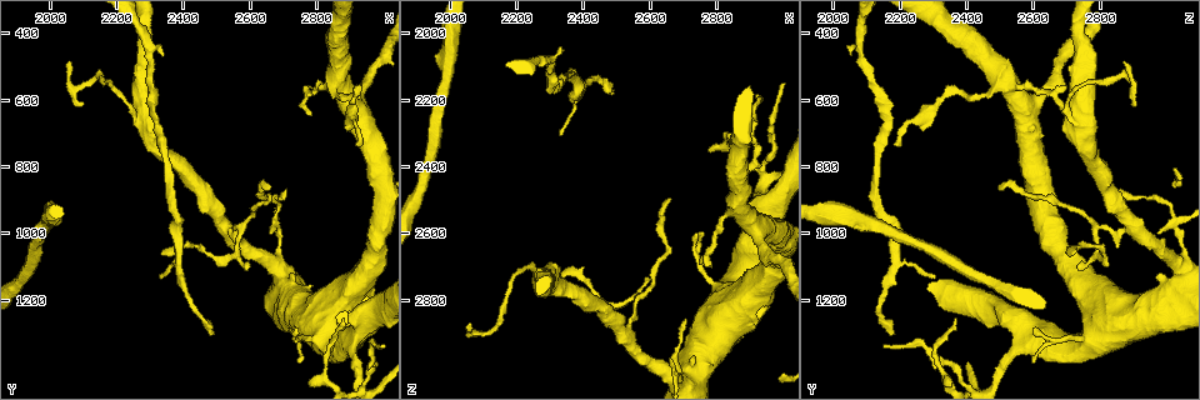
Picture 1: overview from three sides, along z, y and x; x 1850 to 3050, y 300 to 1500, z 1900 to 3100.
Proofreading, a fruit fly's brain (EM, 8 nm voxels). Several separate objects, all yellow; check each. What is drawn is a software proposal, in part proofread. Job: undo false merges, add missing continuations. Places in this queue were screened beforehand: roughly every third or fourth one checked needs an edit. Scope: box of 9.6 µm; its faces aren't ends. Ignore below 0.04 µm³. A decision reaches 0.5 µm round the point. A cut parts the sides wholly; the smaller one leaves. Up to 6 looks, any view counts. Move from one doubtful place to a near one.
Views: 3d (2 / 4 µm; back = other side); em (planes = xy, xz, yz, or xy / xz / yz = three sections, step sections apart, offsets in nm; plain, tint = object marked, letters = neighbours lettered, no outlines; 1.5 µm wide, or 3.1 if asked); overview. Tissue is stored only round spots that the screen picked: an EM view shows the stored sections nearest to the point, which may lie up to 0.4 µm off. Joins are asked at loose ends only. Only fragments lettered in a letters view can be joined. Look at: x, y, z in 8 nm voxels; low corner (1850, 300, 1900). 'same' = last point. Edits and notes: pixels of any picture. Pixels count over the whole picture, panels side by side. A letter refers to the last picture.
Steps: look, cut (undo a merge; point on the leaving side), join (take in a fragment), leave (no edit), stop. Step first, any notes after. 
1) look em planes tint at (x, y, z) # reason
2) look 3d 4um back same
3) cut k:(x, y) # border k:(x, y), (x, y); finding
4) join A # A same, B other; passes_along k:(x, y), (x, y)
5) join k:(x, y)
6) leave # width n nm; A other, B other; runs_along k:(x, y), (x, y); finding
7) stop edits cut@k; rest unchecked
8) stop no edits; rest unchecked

look em planes letters at (2480, 1300, 2170) # branch stops here

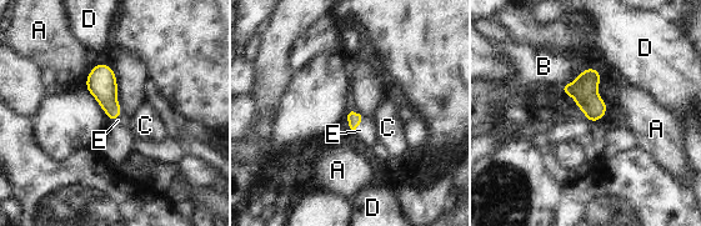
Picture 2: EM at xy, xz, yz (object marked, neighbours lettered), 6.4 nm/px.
join E # longest_contact B 170 nm; A other, B other, C other, D other, E same; passes_along 2:(354, 119), (359, 124), (365, 131); it goes on there

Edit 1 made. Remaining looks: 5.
look overview

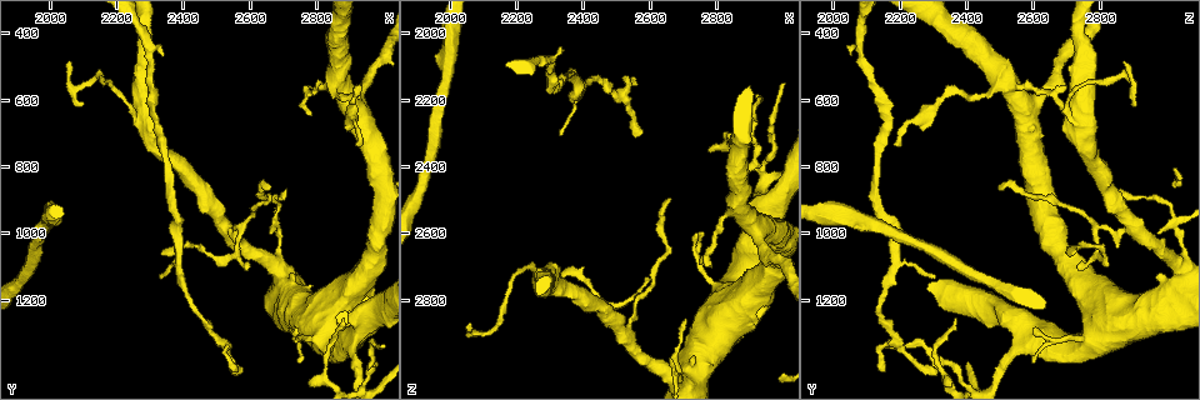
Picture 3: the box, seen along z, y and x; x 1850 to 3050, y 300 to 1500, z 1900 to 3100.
look em xy step 8 letters at (2060, 480, 2880) # free end

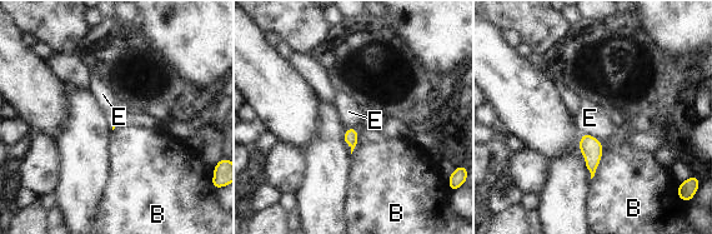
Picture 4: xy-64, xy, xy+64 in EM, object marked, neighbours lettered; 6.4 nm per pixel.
leave # B other, E other; border 4:(581, 134), (592, 134), (601, 142); none of them fits

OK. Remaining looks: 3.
stop edits join@2; rest unchecked

